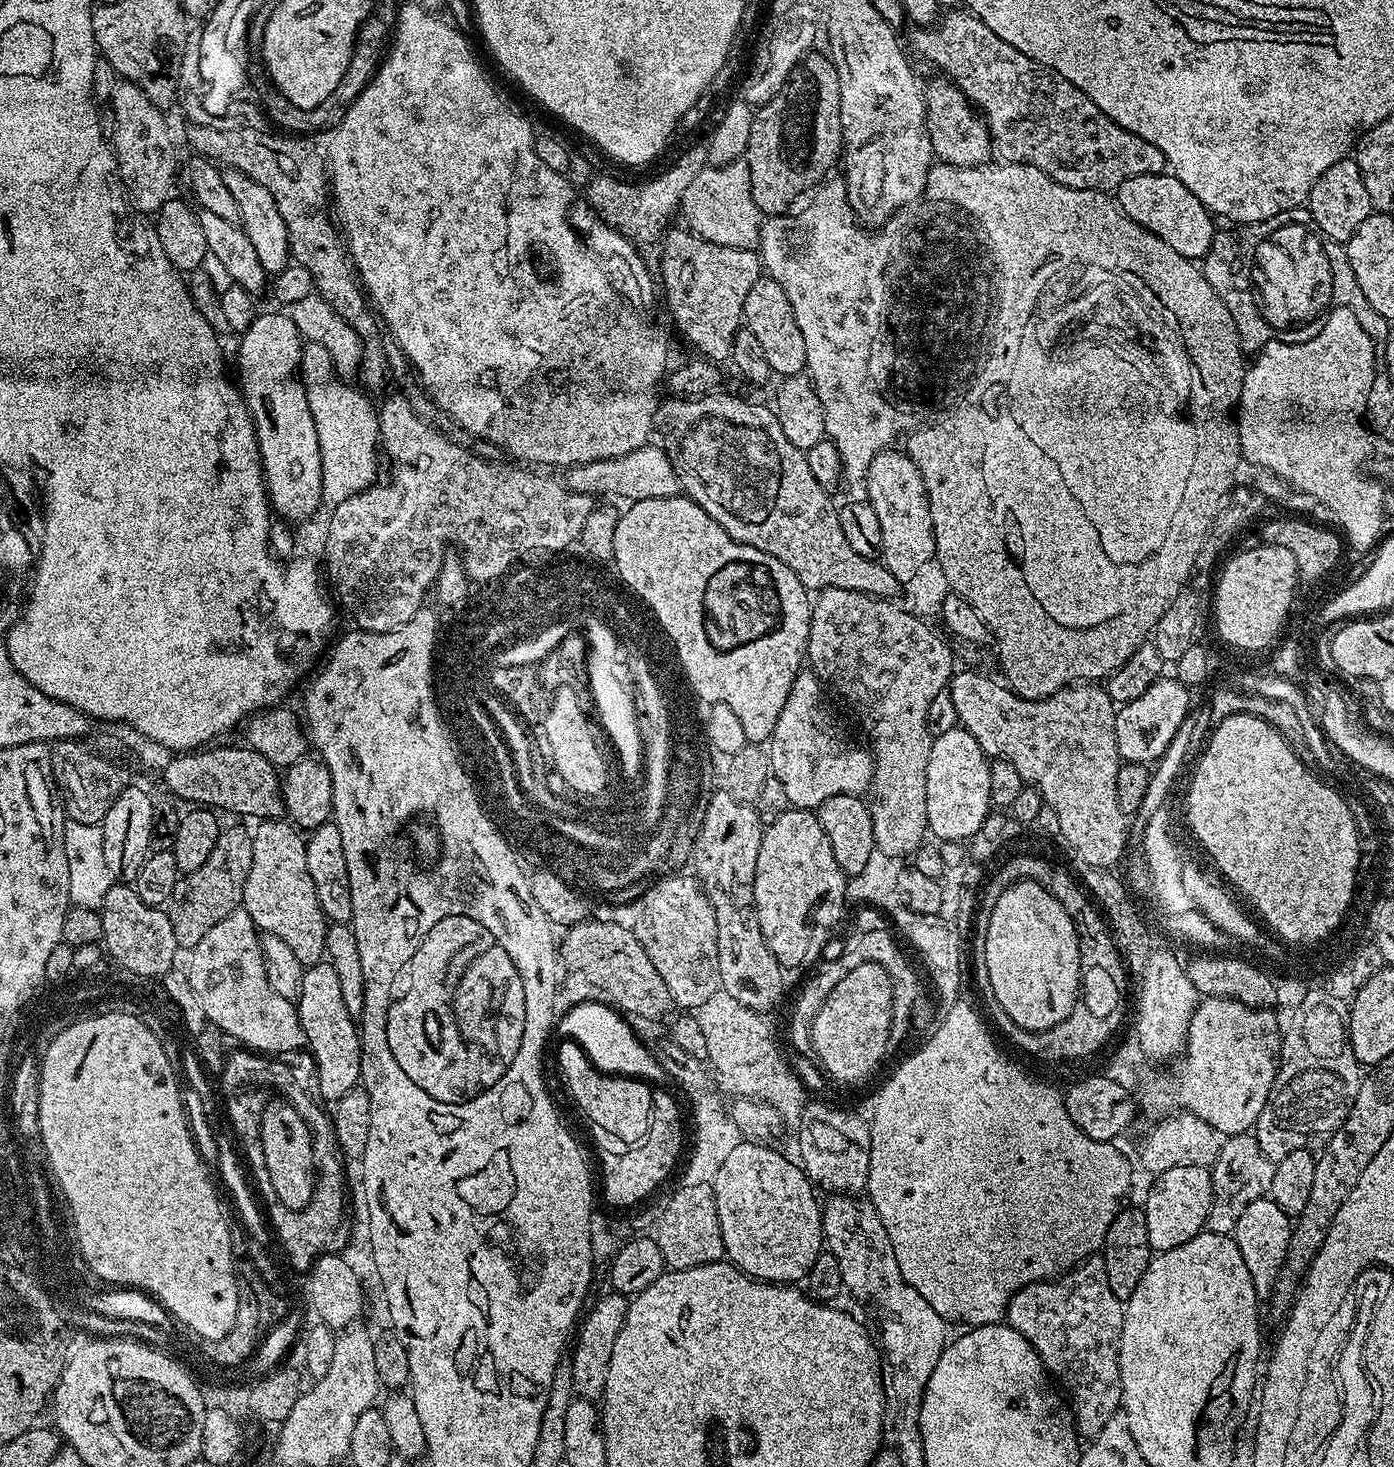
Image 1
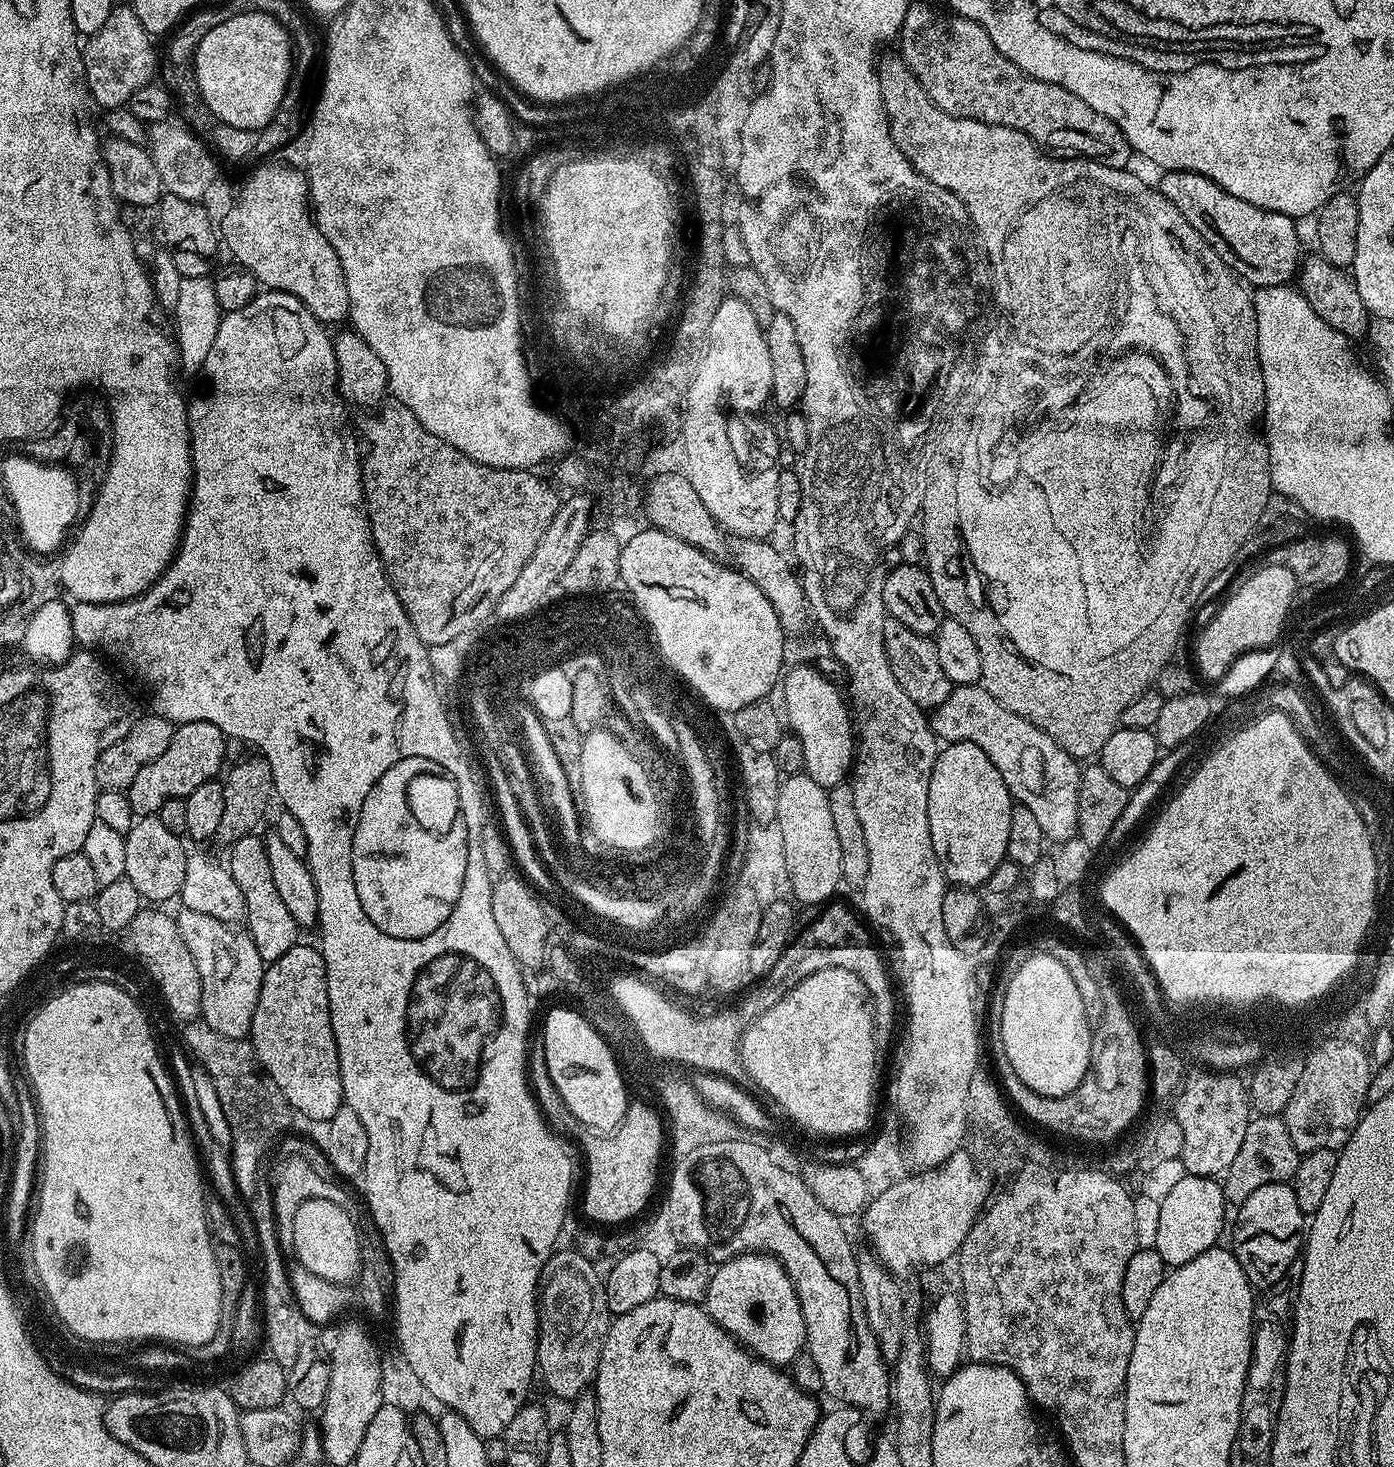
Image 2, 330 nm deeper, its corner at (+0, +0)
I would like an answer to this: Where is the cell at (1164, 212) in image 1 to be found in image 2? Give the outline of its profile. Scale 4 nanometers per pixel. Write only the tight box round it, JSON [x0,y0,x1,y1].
[1158,171,1302,289]

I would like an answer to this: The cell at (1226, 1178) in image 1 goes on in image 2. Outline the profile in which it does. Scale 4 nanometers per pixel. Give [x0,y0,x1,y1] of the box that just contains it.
[1222,1115,1301,1206]

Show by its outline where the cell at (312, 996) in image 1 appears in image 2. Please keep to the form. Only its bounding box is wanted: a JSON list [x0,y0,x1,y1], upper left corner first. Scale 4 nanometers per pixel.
[250,942,344,1122]

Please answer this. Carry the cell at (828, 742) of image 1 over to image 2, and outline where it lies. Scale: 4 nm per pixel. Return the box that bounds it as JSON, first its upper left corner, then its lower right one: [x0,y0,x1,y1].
[780,664,856,790]

